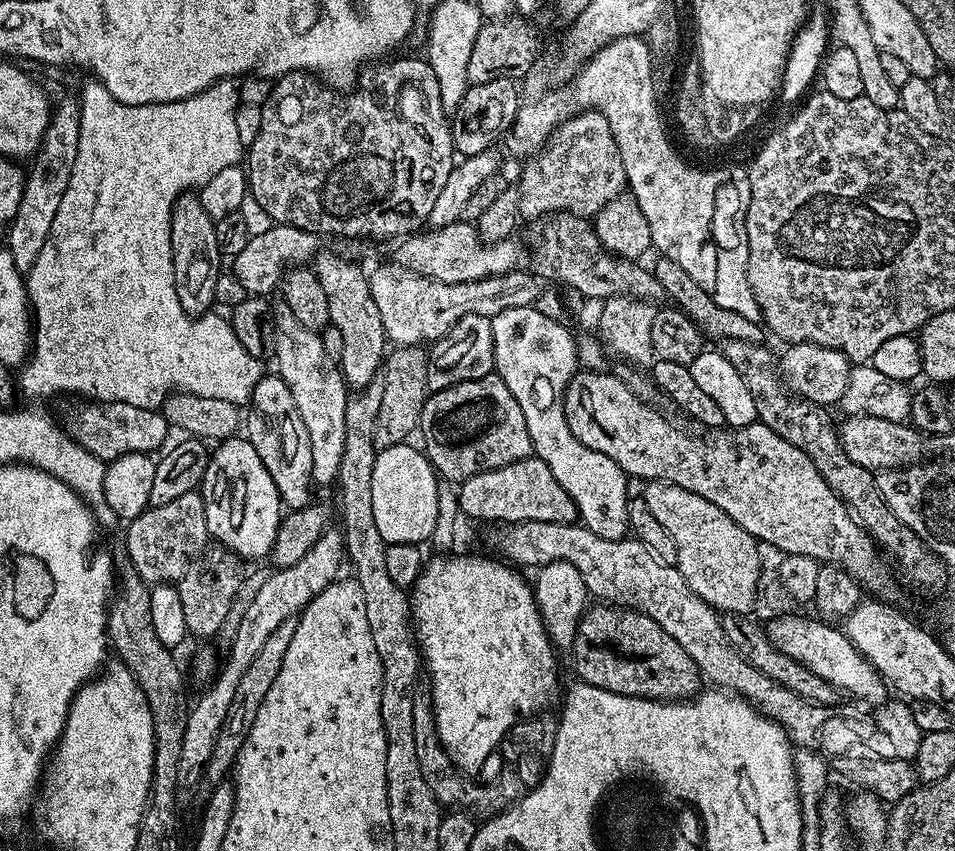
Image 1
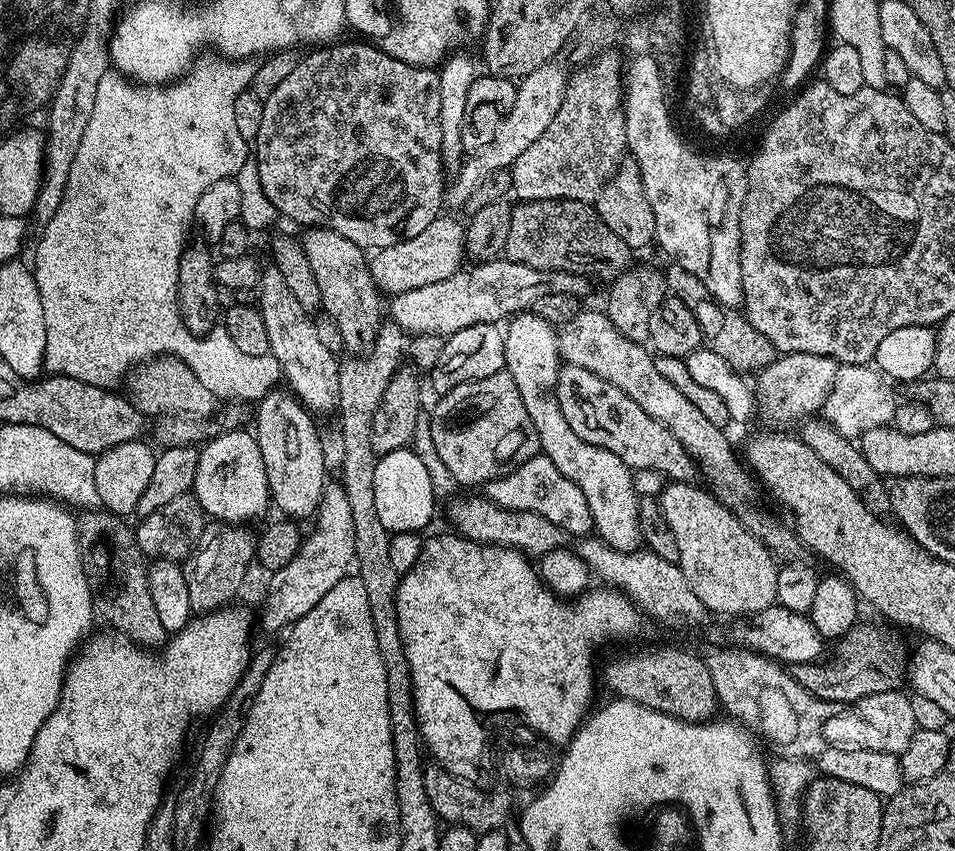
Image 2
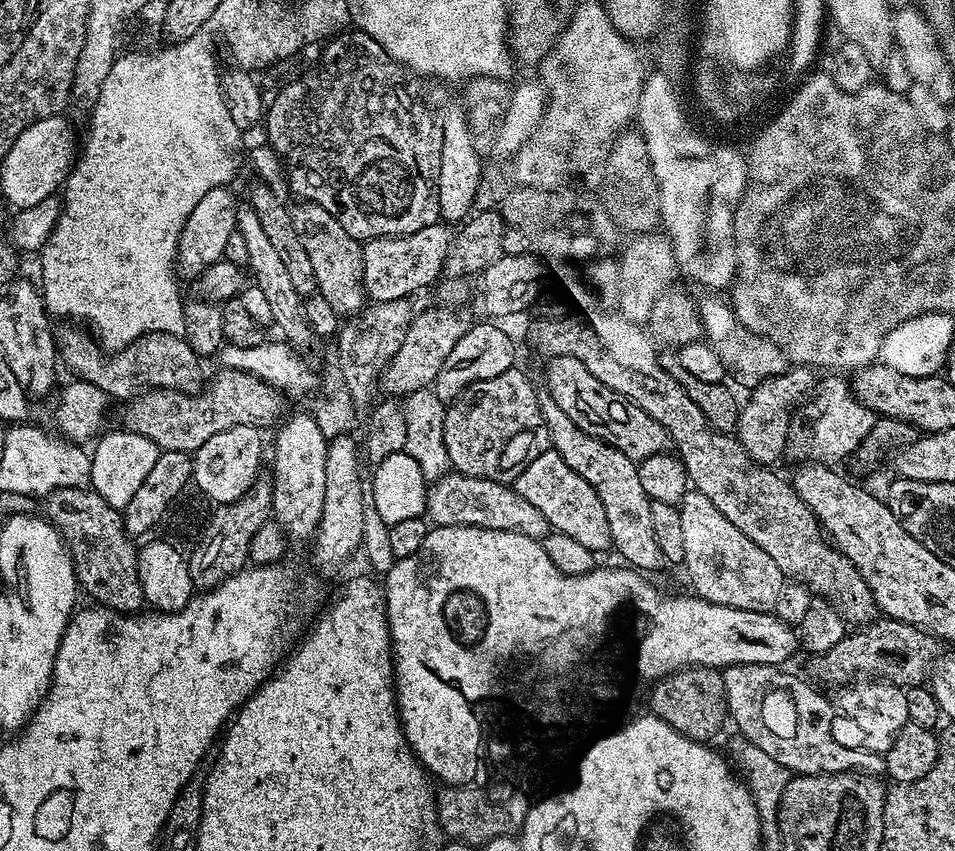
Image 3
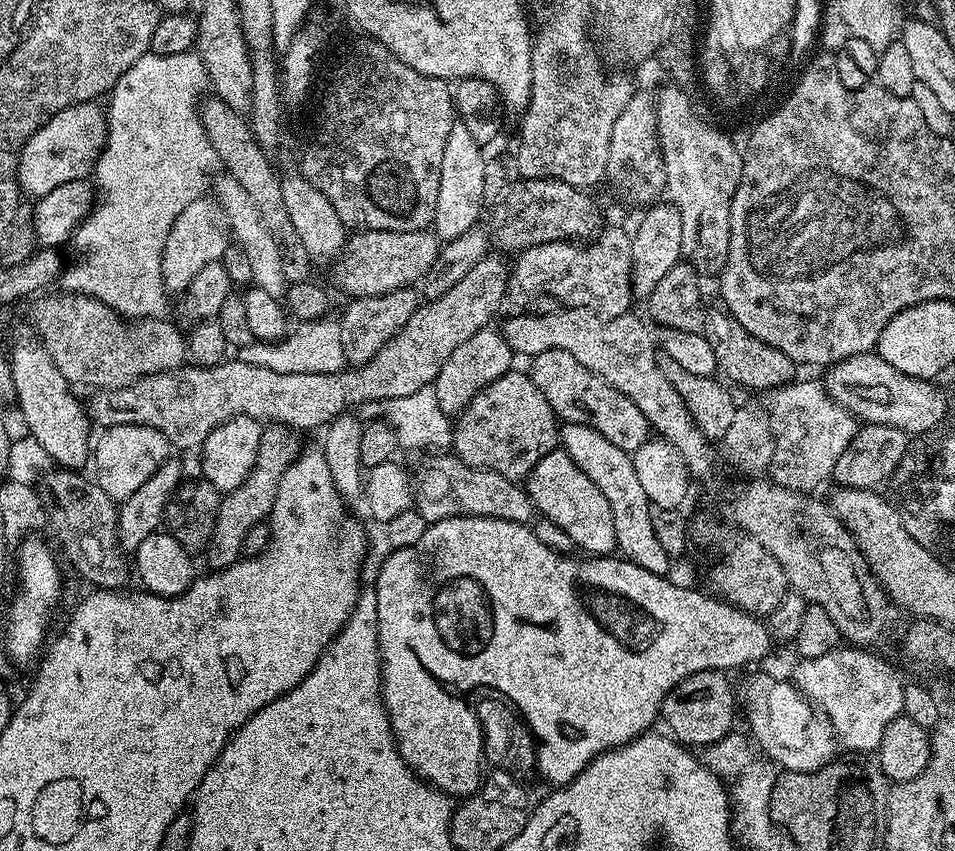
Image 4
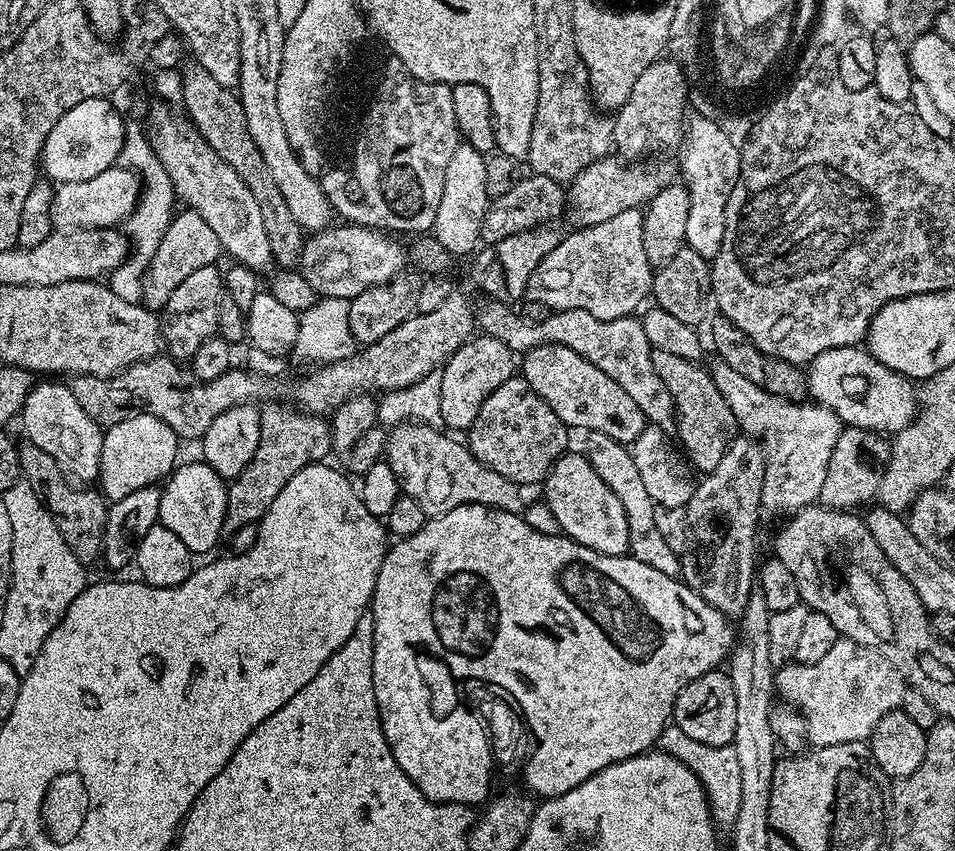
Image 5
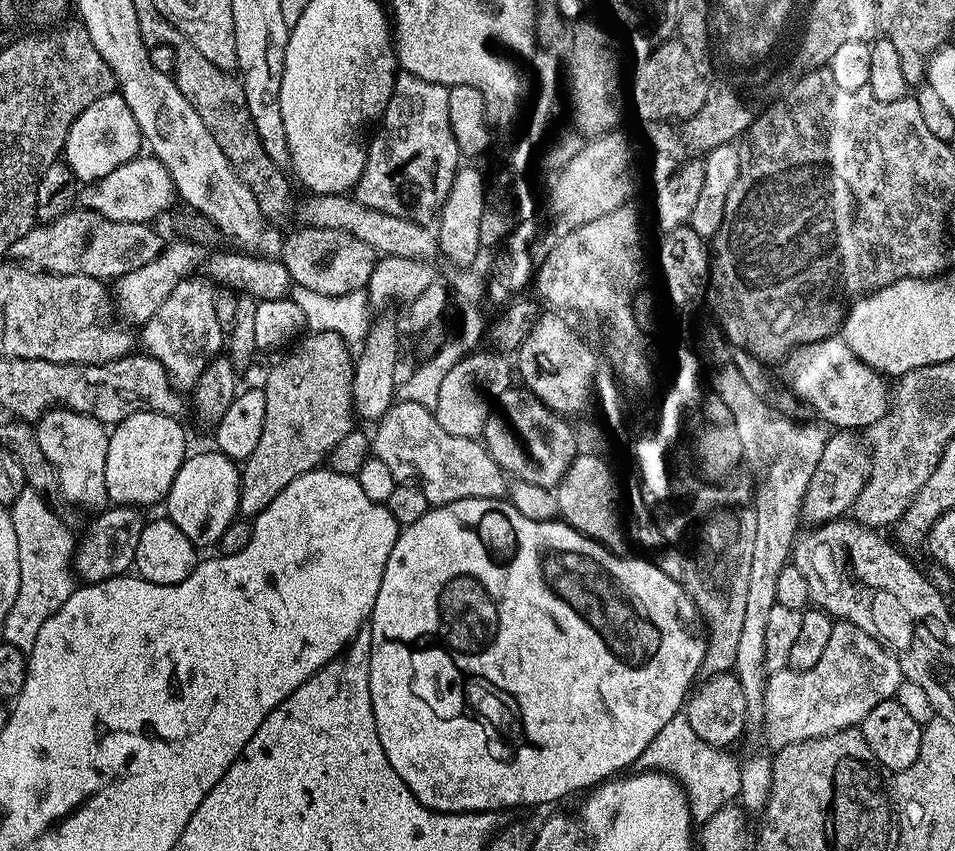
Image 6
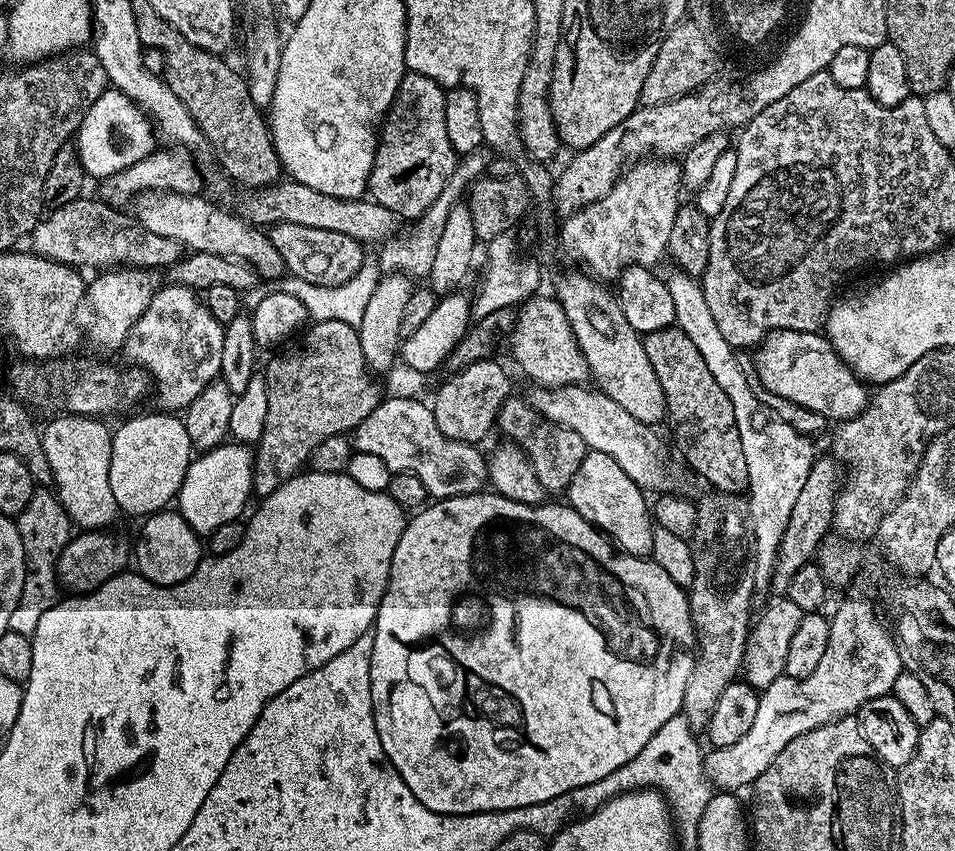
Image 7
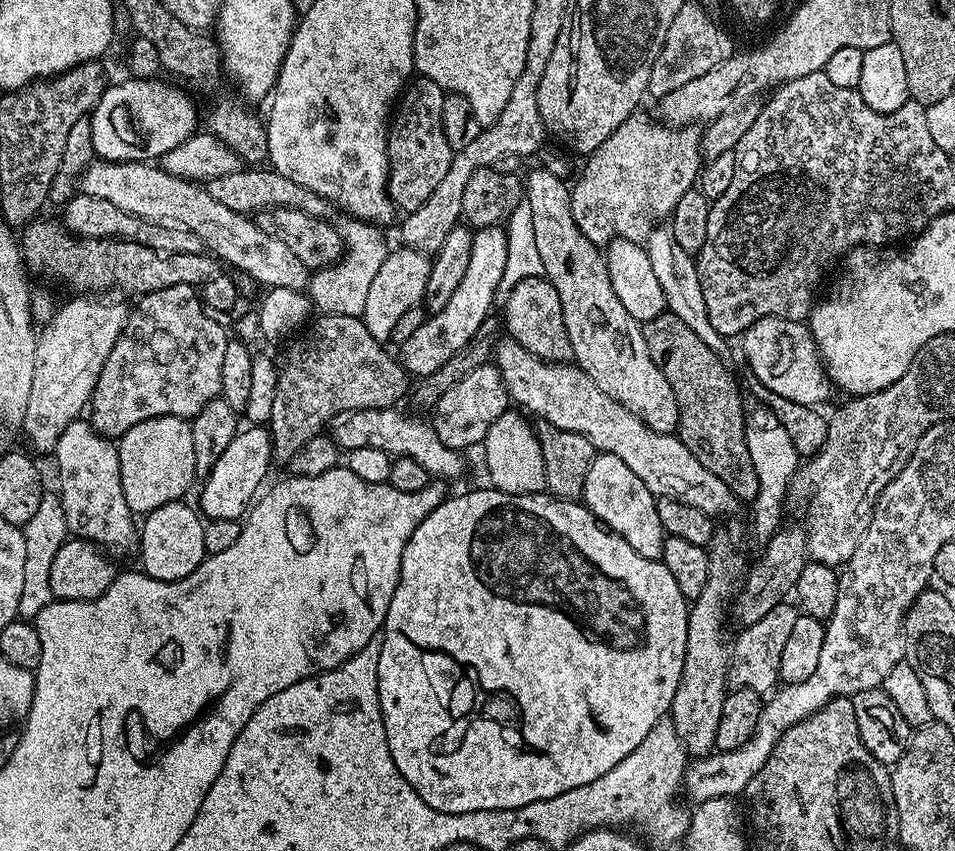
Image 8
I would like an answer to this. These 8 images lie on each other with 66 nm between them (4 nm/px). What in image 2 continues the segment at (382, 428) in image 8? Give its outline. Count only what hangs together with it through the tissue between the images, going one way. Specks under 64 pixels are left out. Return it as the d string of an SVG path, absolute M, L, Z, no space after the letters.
M456 494L447 501L448 520L459 535L467 540L476 540L480 544L497 544L503 548L514 548L529 558L539 558L555 548L565 547L566 533L550 518L542 518L542 514L533 512L511 512L499 508L494 501L480 496L462 496Z

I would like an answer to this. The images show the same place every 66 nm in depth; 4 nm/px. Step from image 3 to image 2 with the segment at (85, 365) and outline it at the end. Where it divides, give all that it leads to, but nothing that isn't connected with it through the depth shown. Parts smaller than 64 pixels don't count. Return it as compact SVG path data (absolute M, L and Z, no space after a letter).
M158 356L139 365L128 373L127 384L126 392L133 406L148 418L187 418L192 422L204 422L207 416L215 417L218 412L216 396L194 378L190 366L177 356Z

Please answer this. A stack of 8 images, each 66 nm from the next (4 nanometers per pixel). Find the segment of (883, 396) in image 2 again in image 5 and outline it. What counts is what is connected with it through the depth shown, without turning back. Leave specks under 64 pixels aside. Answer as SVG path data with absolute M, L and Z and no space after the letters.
M717 363L717 368L711 369L714 386L718 386L718 394L726 398L726 406L730 406L730 414L734 414L737 429L743 435L755 438L760 449L764 451L764 481L762 482L762 498L760 503L763 511L772 516L787 517L794 512L800 512L810 504L820 499L822 482L826 482L826 466L830 466L830 454L834 454L834 444L838 442L841 430L839 418L829 408L823 408L815 402L787 400L781 396L772 396L762 386L750 382L746 374L738 374L731 364Z

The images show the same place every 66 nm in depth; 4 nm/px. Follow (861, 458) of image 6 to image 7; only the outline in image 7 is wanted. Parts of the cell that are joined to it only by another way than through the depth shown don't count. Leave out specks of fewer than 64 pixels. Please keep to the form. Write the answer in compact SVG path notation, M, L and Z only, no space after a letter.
M821 455L812 463L812 469L806 478L806 486L802 486L802 494L798 494L798 502L794 502L794 511L790 514L790 526L786 526L782 546L776 555L776 569L770 585L773 593L775 591L776 594L787 593L790 578L794 578L794 574L798 574L798 570L802 570L802 566L815 557L820 545L829 535L836 510L838 485L841 480L842 465L835 456Z

